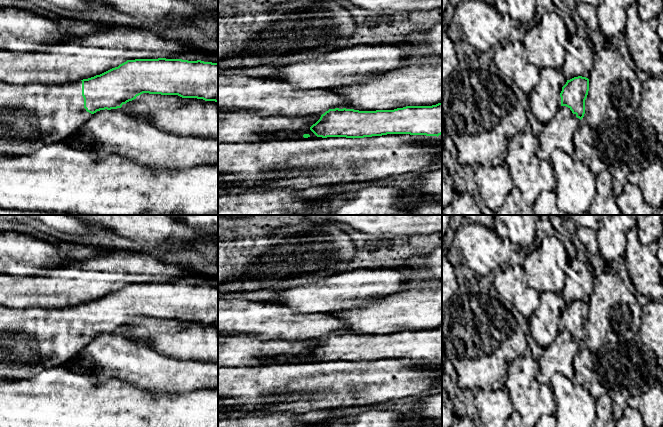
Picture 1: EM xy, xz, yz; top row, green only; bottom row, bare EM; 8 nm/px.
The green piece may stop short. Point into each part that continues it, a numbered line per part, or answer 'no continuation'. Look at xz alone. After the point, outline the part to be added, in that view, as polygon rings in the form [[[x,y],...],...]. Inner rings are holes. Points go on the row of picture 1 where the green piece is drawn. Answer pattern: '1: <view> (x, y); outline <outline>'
no continuation

